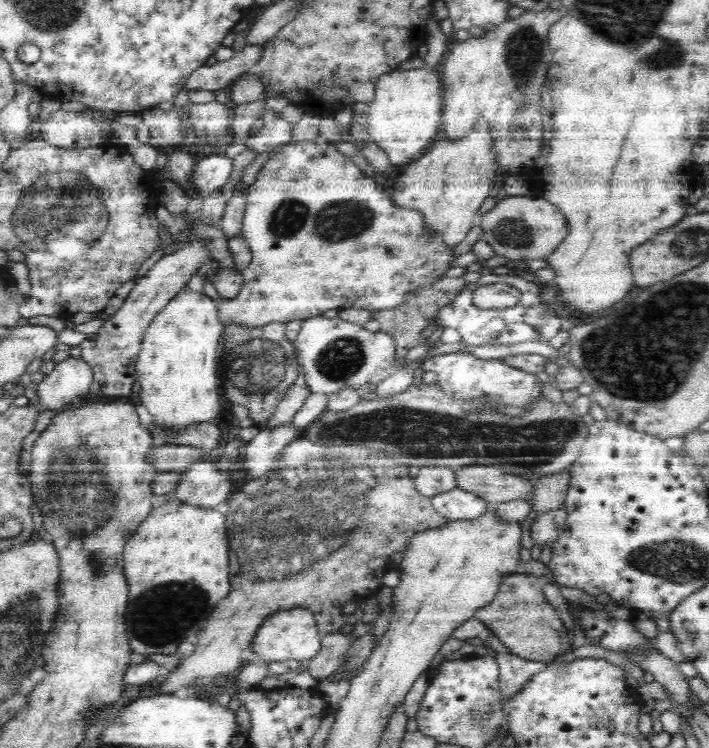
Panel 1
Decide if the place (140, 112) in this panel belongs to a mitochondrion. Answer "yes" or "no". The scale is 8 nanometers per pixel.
no

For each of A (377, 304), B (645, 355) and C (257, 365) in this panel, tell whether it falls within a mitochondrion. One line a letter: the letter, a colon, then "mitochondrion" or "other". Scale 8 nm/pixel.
A: other
B: mitochondrion
C: mitochondrion

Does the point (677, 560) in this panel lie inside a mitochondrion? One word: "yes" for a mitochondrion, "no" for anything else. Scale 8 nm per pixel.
yes

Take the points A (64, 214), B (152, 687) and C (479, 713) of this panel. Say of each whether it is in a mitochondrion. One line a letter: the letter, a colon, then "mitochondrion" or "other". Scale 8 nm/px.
A: mitochondrion
B: other
C: mitochondrion

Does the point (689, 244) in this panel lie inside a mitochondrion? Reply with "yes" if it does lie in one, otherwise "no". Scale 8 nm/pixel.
yes

